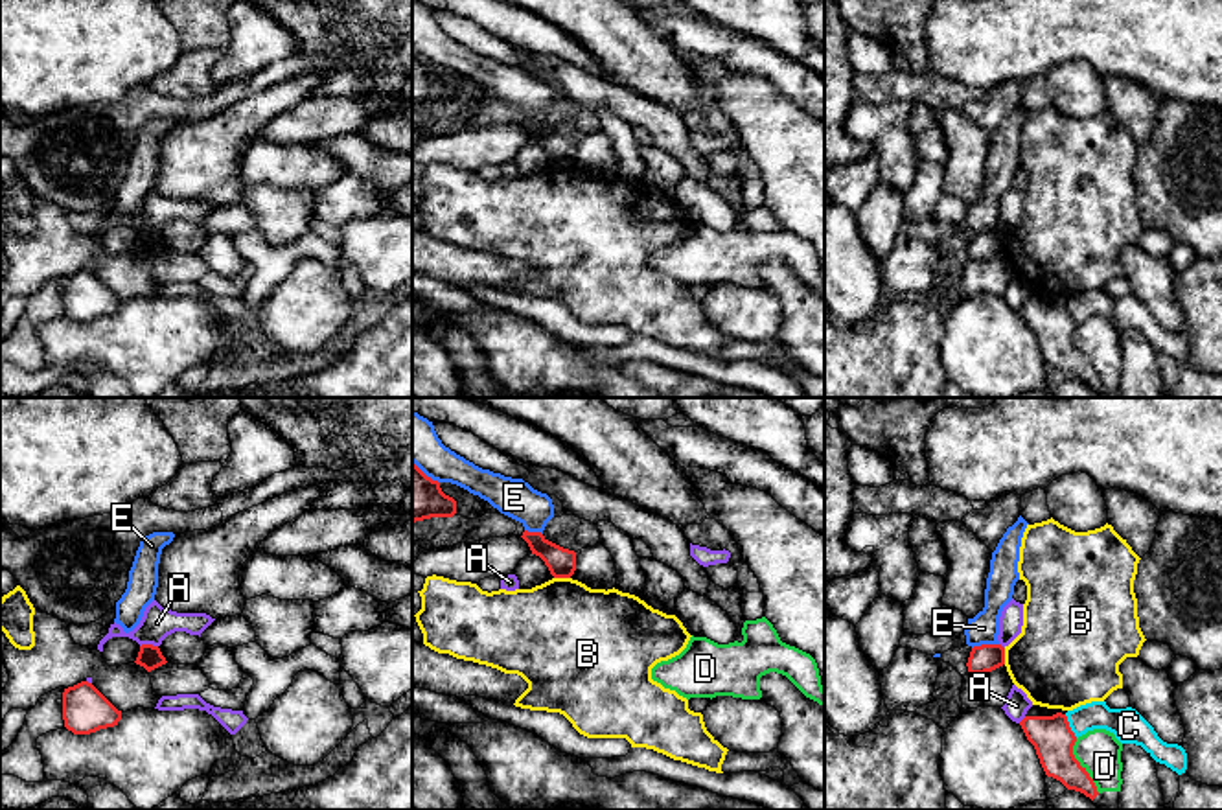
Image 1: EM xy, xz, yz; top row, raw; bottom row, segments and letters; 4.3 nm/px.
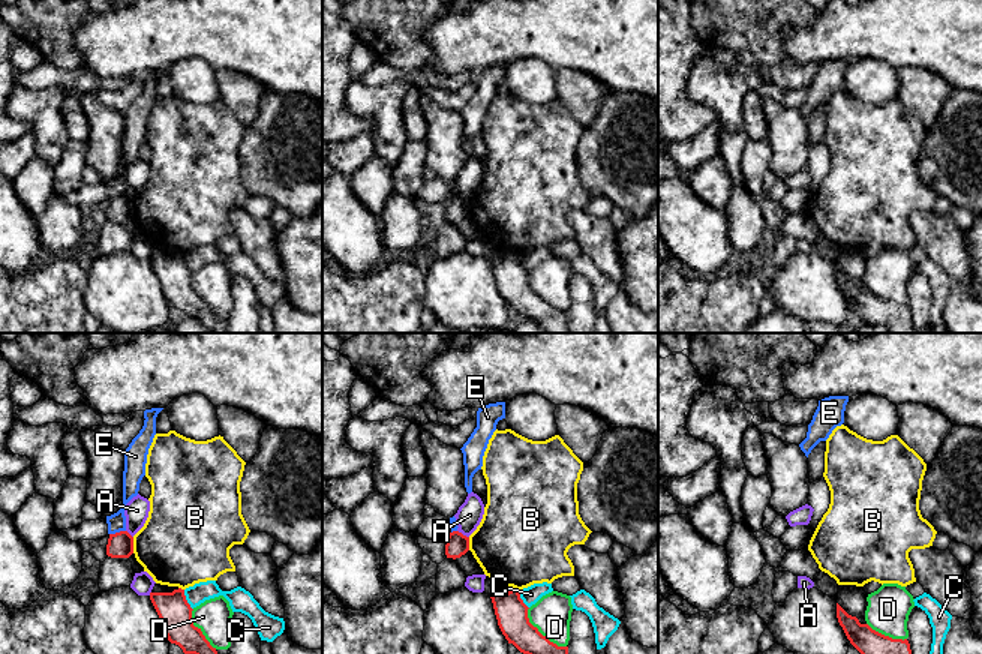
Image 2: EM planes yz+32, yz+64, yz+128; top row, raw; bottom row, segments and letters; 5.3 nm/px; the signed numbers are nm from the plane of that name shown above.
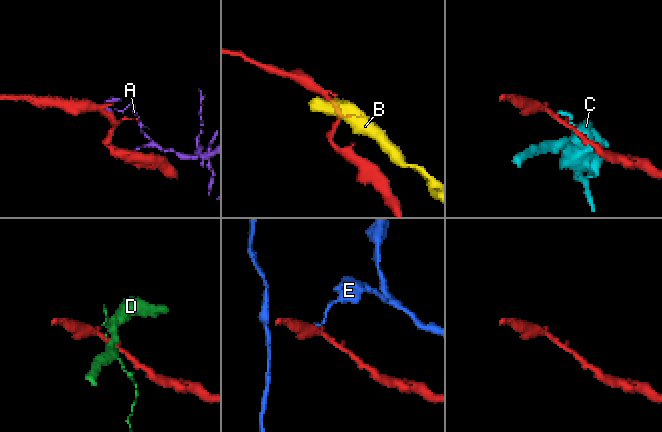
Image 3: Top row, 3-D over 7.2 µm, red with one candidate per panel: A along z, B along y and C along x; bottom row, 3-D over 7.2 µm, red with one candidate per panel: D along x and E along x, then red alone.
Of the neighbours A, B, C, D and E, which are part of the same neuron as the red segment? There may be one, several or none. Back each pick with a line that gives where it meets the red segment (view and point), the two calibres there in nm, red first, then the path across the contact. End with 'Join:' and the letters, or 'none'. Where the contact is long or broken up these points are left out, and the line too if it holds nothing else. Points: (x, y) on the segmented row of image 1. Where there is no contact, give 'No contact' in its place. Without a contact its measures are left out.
Join: none

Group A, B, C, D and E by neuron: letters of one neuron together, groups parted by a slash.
A / B / C / D / E

